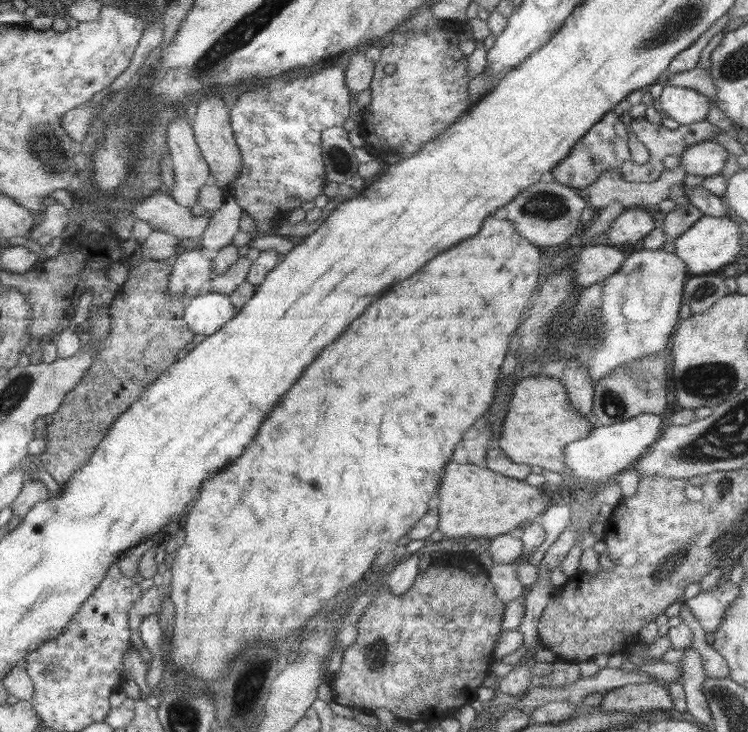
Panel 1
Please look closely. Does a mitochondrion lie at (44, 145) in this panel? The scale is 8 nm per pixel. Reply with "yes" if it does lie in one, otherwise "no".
yes

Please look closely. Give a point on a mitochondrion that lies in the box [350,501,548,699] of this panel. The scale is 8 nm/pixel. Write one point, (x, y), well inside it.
(373, 661)

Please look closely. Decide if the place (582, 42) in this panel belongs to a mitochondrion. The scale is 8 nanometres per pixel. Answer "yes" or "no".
no

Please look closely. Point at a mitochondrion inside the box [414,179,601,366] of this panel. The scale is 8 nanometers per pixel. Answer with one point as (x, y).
(543, 206)

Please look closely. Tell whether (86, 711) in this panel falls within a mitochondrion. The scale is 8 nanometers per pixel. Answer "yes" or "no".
no

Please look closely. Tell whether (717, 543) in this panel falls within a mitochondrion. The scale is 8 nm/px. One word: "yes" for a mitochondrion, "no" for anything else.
yes

